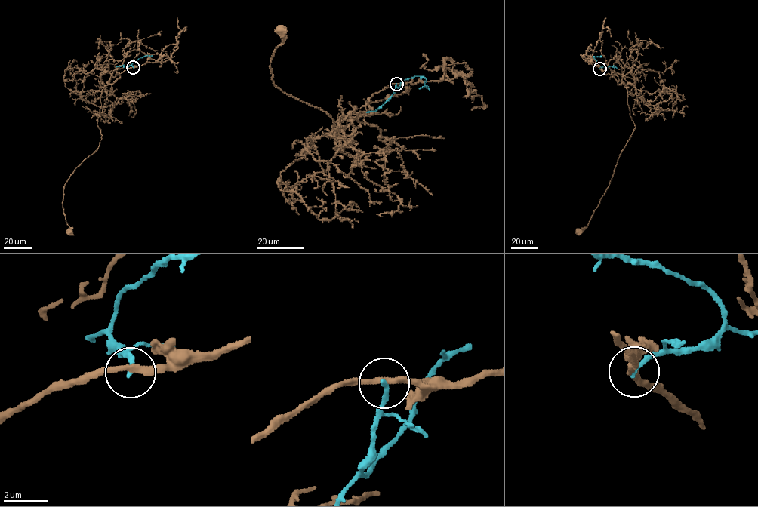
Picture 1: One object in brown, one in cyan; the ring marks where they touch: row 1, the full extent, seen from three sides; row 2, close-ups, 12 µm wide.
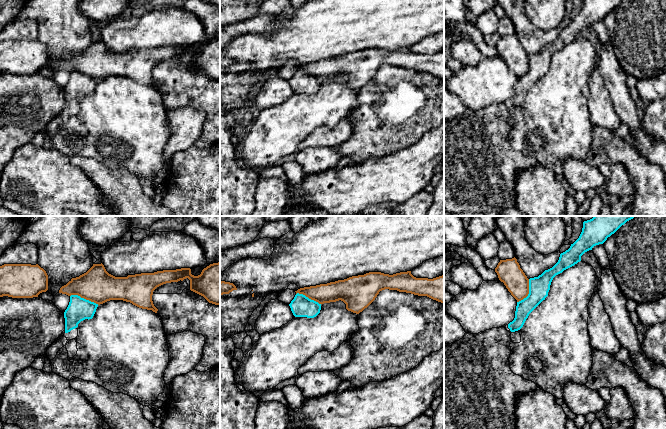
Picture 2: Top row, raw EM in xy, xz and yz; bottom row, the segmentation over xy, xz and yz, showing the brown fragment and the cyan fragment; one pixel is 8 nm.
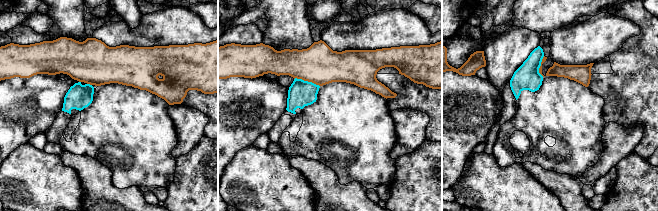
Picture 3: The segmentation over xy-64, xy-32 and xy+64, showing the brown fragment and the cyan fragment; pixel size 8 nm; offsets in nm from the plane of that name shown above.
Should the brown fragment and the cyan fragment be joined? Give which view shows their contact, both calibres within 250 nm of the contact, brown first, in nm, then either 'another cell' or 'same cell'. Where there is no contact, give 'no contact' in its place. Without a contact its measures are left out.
xy | 280/190 nm | another cell

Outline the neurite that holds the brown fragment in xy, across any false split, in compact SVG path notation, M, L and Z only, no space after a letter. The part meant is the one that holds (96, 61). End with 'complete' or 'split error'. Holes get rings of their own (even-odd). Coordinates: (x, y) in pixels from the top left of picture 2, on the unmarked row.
M220 38L213 39L204 44L200 51L191 50L190 44L181 44L176 46L163 46L154 49L141 49L128 51L127 53L115 53L109 50L104 41L93 40L93 42L79 53L72 54L66 61L62 62L59 69L68 72L78 71L81 74L94 78L98 81L110 76L123 76L133 81L157 89L158 85L152 77L153 67L166 59L190 56L190 66L203 72L209 79L220 82Z | complete

